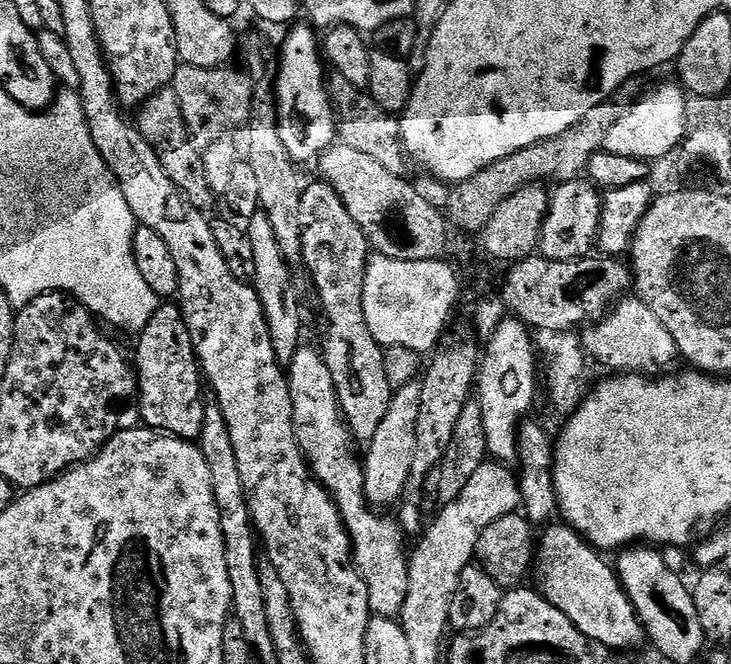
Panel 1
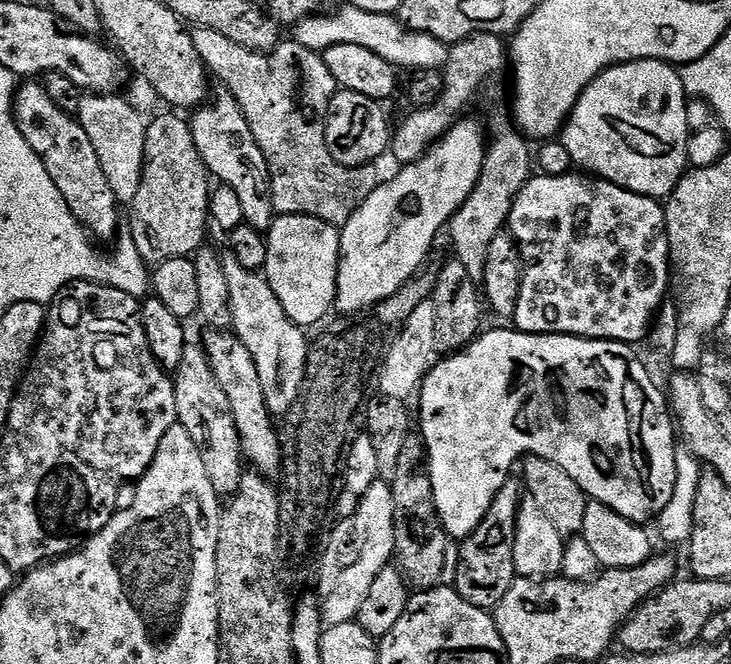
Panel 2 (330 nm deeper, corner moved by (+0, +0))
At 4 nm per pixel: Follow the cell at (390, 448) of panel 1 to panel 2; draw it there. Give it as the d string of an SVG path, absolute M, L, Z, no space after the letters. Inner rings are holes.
M377 482L366 490L350 518L340 520L327 537L324 565L320 568L320 614L325 625L351 624L362 602L370 594L370 586L382 570L389 567L395 550L394 498L387 483ZM389 559L389 560L388 560Z

